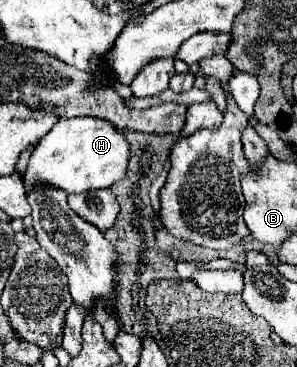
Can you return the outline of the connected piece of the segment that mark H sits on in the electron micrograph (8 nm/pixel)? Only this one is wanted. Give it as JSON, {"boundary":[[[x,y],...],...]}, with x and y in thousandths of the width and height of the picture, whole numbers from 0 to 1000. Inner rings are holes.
{"boundary":[[[209,322],[108,414],[94,463],[81,474],[81,512],[101,523],[155,501],[162,512],[215,518],[222,529],[370,512],[424,480],[431,431],[431,387],[370,332],[330,322]]]}

